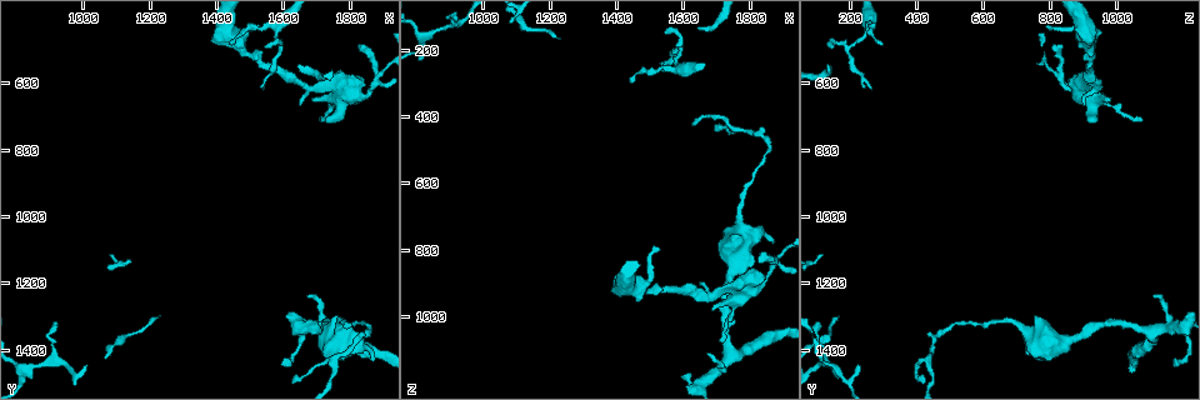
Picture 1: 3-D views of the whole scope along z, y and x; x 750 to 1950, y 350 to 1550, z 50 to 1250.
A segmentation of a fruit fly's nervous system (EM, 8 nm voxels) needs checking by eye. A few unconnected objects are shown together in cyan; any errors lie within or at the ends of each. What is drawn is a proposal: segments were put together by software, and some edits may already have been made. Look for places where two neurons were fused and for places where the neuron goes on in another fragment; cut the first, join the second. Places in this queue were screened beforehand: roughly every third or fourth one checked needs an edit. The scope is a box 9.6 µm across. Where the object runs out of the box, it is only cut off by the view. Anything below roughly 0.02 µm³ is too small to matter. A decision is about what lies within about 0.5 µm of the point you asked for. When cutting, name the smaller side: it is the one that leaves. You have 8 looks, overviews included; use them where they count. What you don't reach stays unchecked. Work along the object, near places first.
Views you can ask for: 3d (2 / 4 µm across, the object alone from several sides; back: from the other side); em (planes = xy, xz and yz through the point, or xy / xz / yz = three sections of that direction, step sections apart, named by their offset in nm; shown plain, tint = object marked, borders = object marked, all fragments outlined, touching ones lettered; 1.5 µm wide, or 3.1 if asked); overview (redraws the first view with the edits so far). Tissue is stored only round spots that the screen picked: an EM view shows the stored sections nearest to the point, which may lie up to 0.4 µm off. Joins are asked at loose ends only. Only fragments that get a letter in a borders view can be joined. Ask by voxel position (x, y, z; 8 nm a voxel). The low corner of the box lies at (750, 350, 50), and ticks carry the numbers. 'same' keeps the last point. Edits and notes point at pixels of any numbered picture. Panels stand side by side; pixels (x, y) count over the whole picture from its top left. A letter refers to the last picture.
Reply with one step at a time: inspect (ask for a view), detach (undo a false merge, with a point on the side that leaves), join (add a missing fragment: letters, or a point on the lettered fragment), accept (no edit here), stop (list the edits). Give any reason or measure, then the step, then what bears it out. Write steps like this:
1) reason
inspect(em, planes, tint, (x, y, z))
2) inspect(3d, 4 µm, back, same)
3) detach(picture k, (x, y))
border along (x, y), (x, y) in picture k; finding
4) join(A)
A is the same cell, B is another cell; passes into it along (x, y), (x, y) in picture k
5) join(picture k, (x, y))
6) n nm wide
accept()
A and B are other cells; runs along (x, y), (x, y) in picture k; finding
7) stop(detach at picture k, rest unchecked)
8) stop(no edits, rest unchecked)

inspect(3d, 2 µm, (1540, 490, 150))

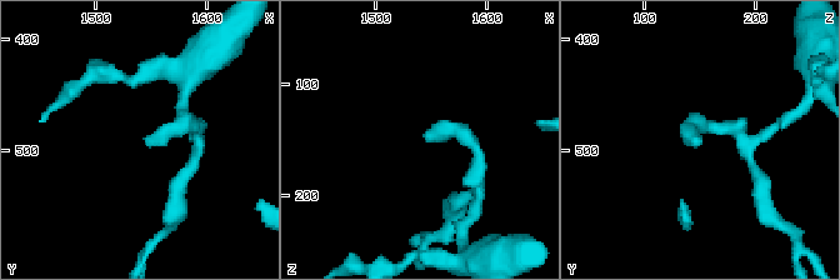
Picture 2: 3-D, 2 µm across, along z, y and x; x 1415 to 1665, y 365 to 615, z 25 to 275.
now the EM
inspect(em, xz, step 8, tint, (1544, 490, 148))

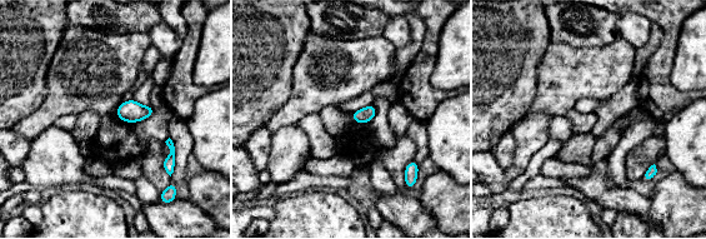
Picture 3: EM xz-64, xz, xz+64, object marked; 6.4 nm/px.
see the neighbours
inspect(em, xz, step 8, borders, same)

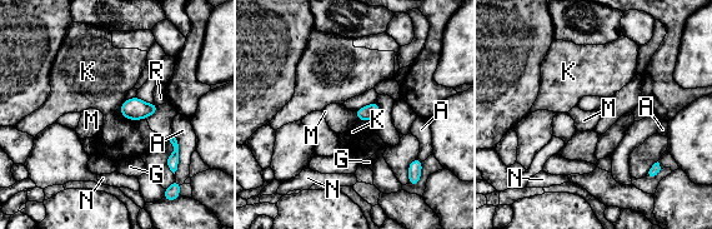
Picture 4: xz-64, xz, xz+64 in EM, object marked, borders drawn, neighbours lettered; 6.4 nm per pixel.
join(M)
M is the same cell, A, G, K, N and R are other cells; passes into it along (367, 113), (356, 117), (340, 119) in picture 4; the neuron continues

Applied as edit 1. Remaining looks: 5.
see it whole again
inspect(overview)

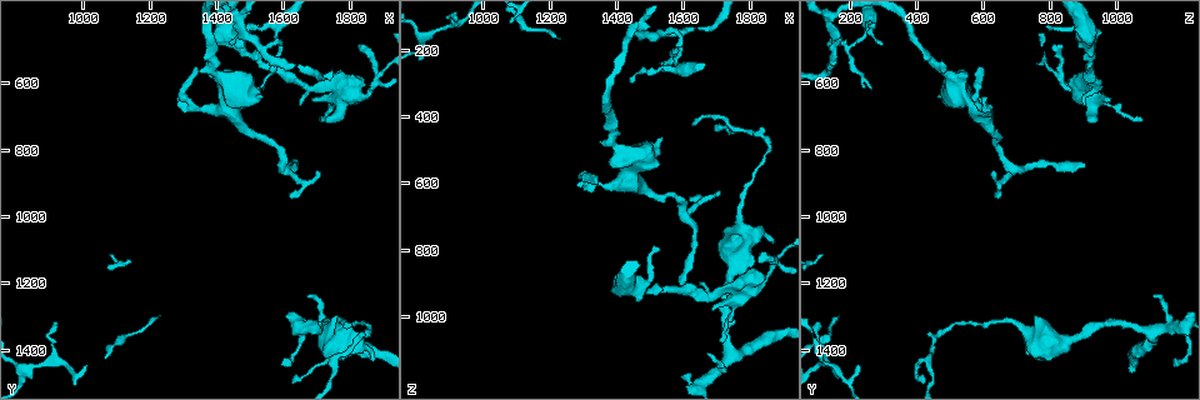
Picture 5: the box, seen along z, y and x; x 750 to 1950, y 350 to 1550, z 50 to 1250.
thin end
inspect(em, xz, step 8, borders, (1710, 860, 630))

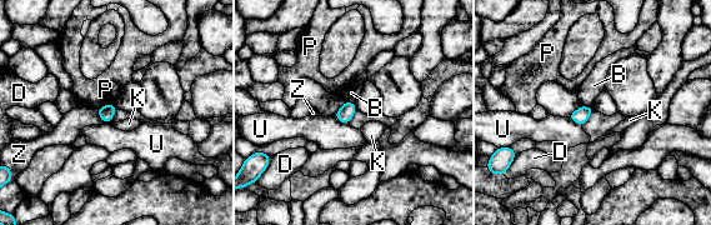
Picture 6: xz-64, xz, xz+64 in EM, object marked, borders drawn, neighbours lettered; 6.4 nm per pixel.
100 nm wide
accept()
B, D, K, P, U and Z are other cells; border along (114, 103), (96, 108) in picture 6; none of them fits

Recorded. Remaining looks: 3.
an open end
inspect(em, planes, borders, (1840, 490, 830))

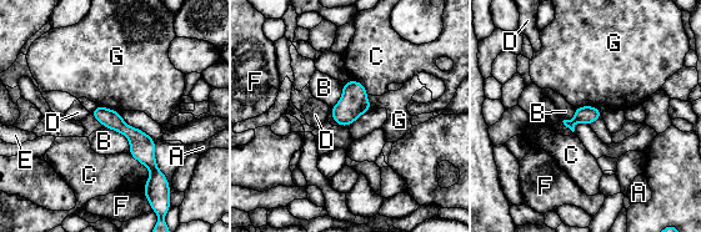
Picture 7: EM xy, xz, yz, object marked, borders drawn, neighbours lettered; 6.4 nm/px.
110 nm wide
accept()
A, B, C, D, E, F and G are other cells; runs along (99, 109), (141, 145), (155, 175) in picture 7; none of them fits

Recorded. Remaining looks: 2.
inspect(em, yz, step 4, tint, (1700, 700, 1070))

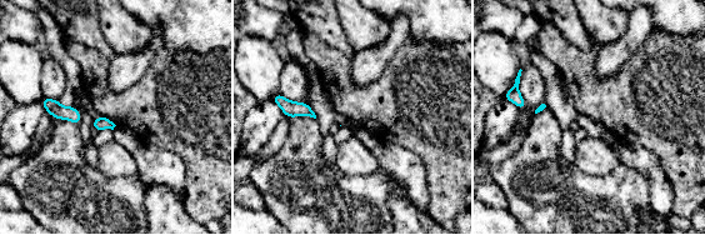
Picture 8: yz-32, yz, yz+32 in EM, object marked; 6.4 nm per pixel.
cut it another way
inspect(em, planes, borders, same)

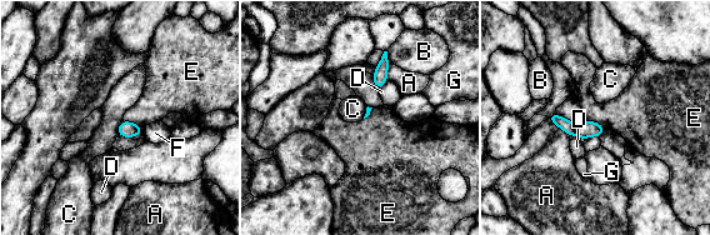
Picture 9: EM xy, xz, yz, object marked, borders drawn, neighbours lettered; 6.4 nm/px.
E touches over 140 nm
accept()
A, B, C, D, E, F and G are other cells; border along (123, 120), (118, 128), (118, 135) in picture 9; none of them fits

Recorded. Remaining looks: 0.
stop(join at picture 4, rest unchecked)

